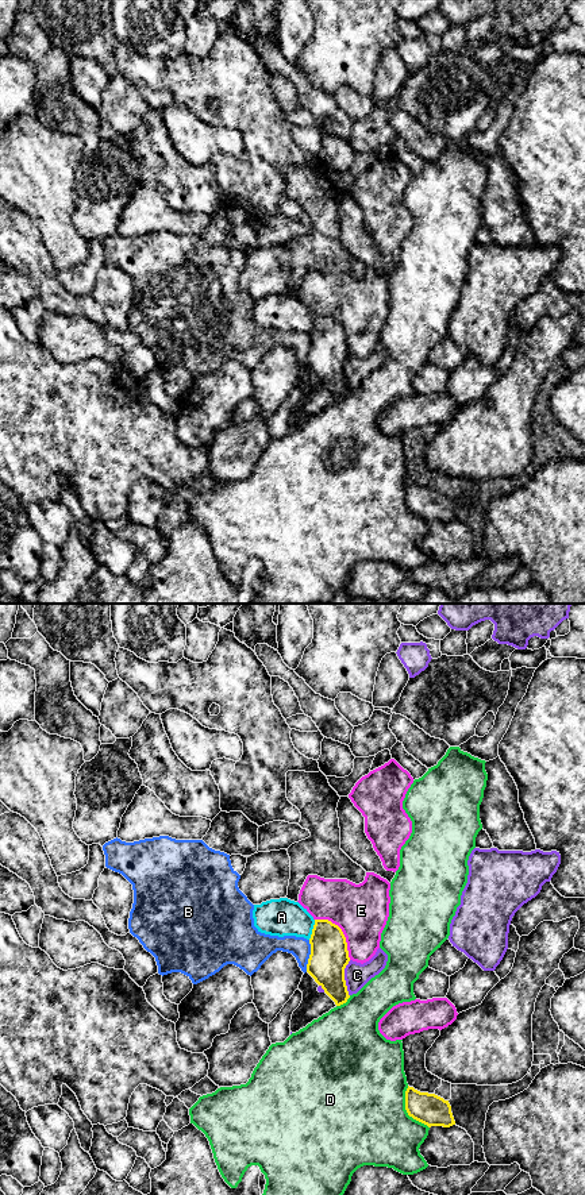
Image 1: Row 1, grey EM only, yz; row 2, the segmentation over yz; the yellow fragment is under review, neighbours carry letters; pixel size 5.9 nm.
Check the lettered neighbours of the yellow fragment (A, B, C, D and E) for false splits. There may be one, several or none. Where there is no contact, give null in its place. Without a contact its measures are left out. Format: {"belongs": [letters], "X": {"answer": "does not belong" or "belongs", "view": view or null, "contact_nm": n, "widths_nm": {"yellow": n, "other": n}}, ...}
{"belongs": [], "A": {"answer": "does not belong", "view": "yz", "contact_nm": 130, "widths_nm": {"yellow": 220, "other": 220}}, "B": {"answer": "does not belong", "view": "yz", "contact_nm": 190, "widths_nm": {"yellow": 220, "other": 120}}, "C": {"answer": "does not belong", "view": "yz", "contact_nm": 220, "widths_nm": {"yellow": 220, "other": 150}}, "D": {"answer": "does not belong", "view": "yz", "contact_nm": 280, "widths_nm": {"yellow": 190, "other": 500}}, "E": {"answer": "does not belong", "view": "yz", "contact_nm": 320, "widths_nm": {"yellow": 220, "other": 320}}}

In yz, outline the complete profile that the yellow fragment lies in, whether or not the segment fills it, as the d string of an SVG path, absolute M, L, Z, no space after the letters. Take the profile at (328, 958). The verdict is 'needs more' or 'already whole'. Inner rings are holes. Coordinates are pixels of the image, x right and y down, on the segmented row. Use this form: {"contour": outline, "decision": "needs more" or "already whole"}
{"contour": "M315 920L309 944L307 972L336 1006L346 1003L350 995L345 968L350 957L342 929L328 920Z", "decision": "already whole"}

